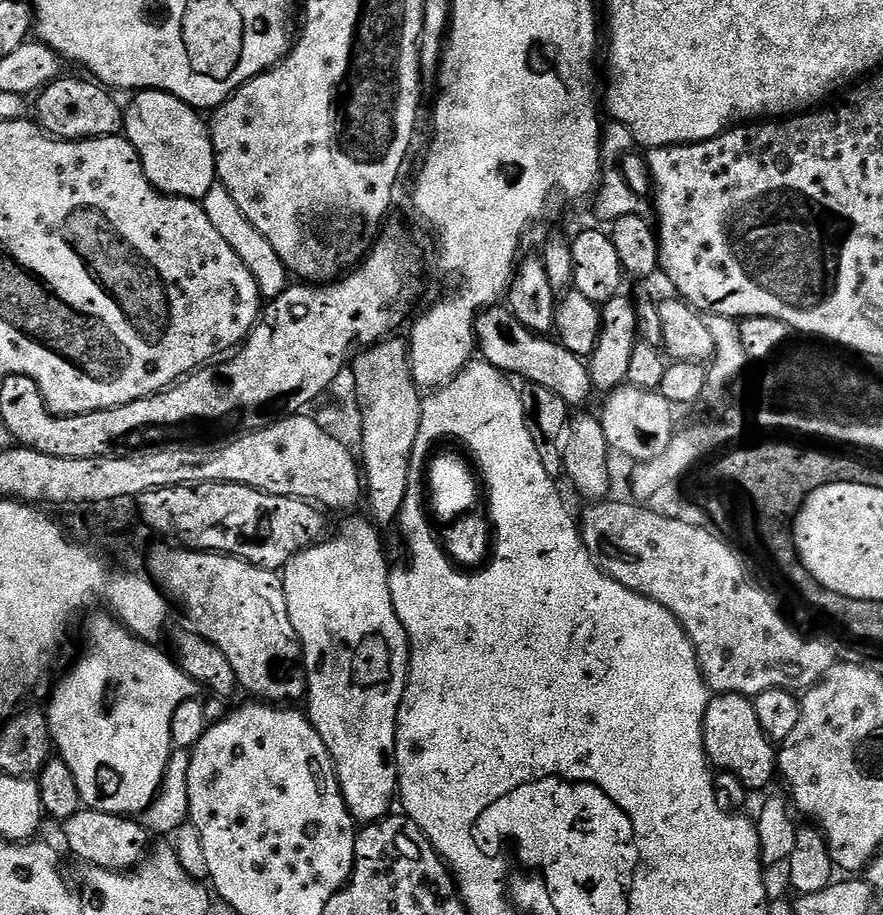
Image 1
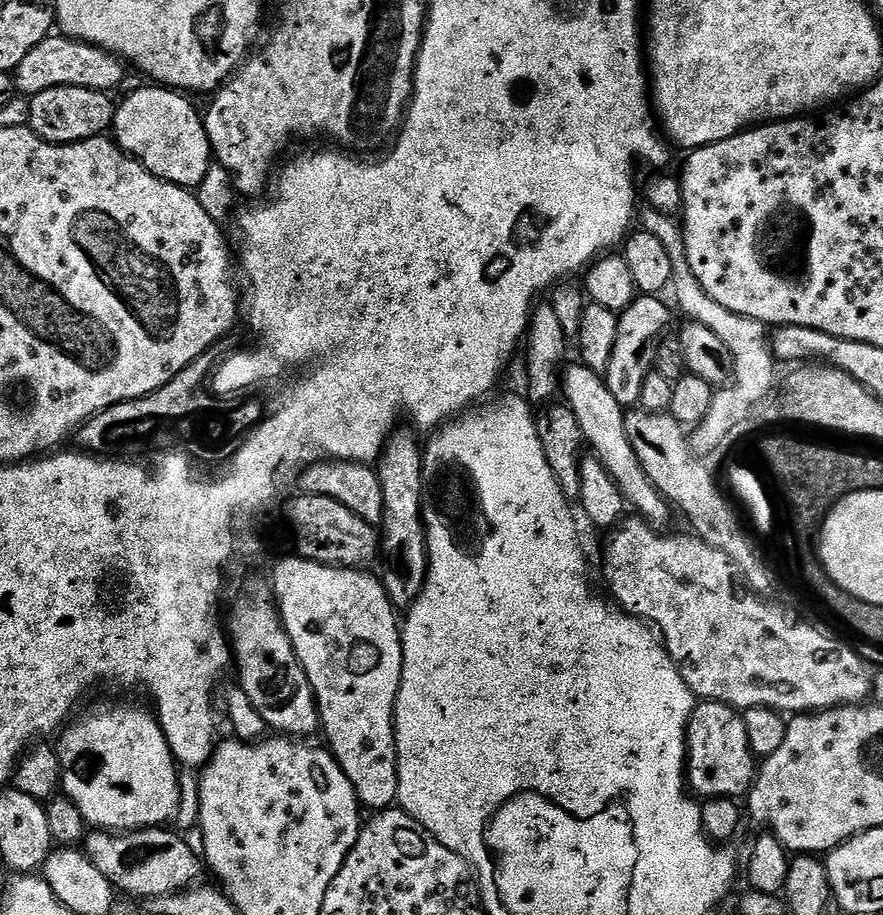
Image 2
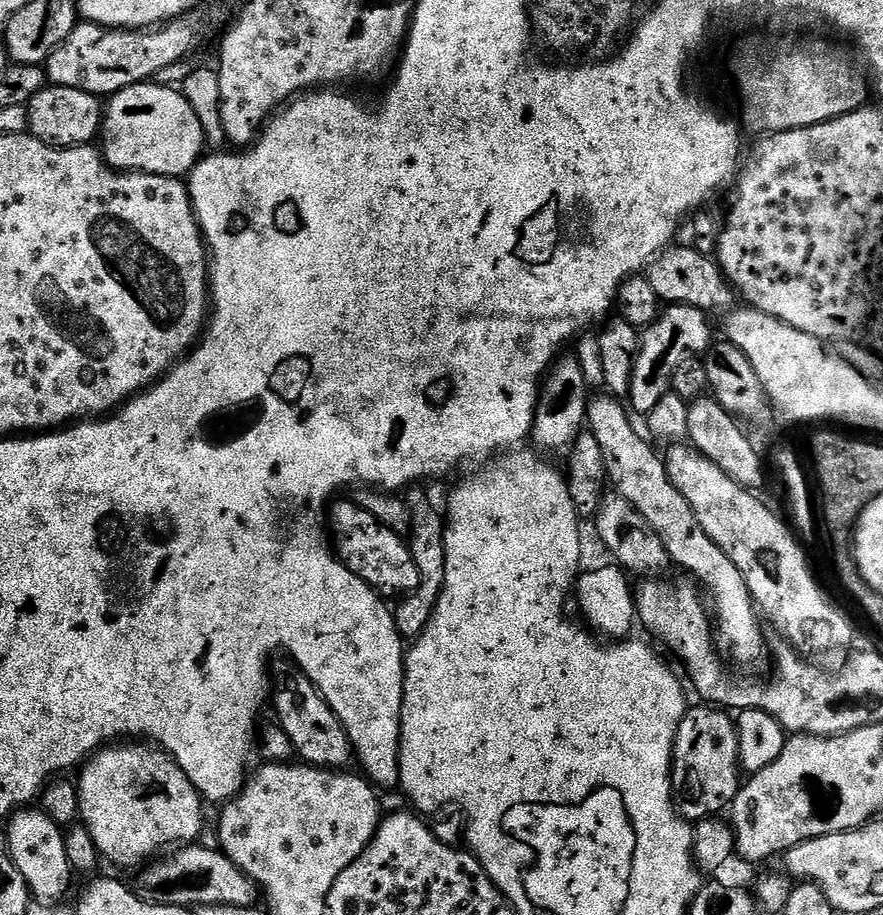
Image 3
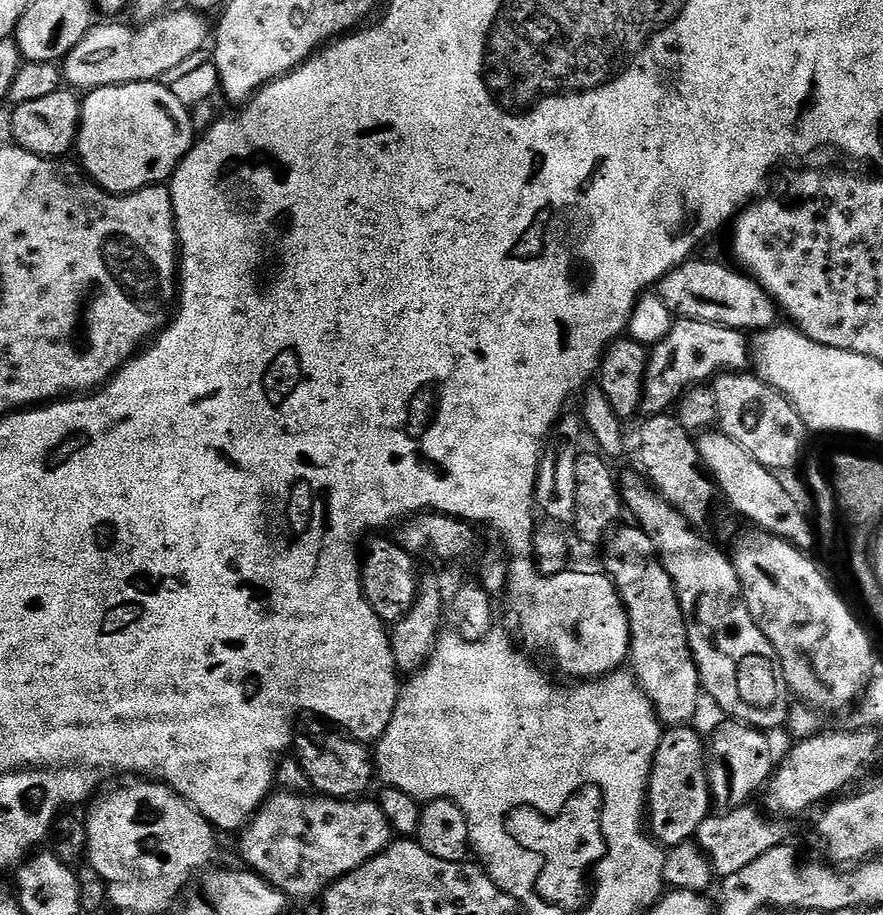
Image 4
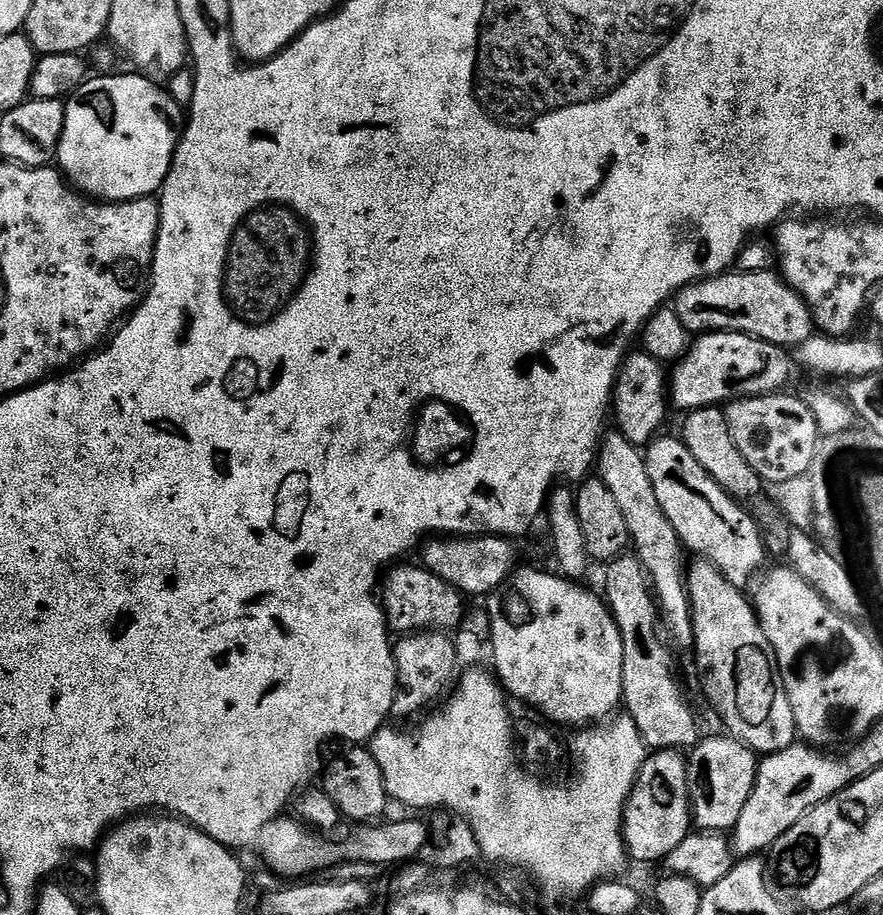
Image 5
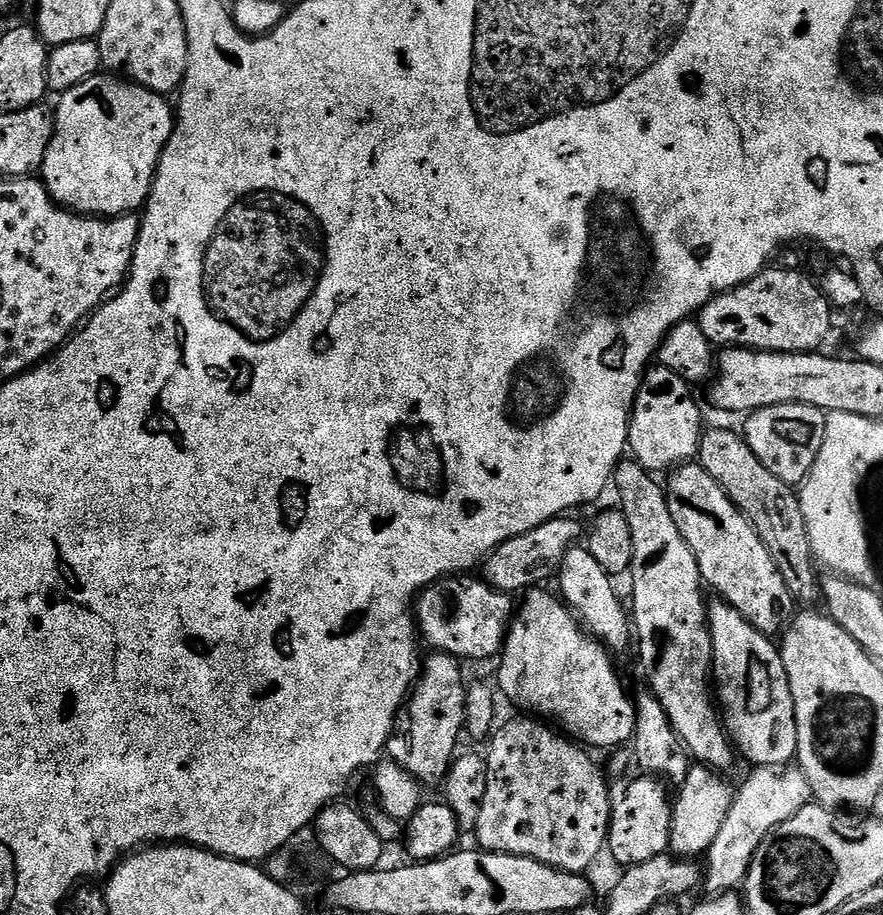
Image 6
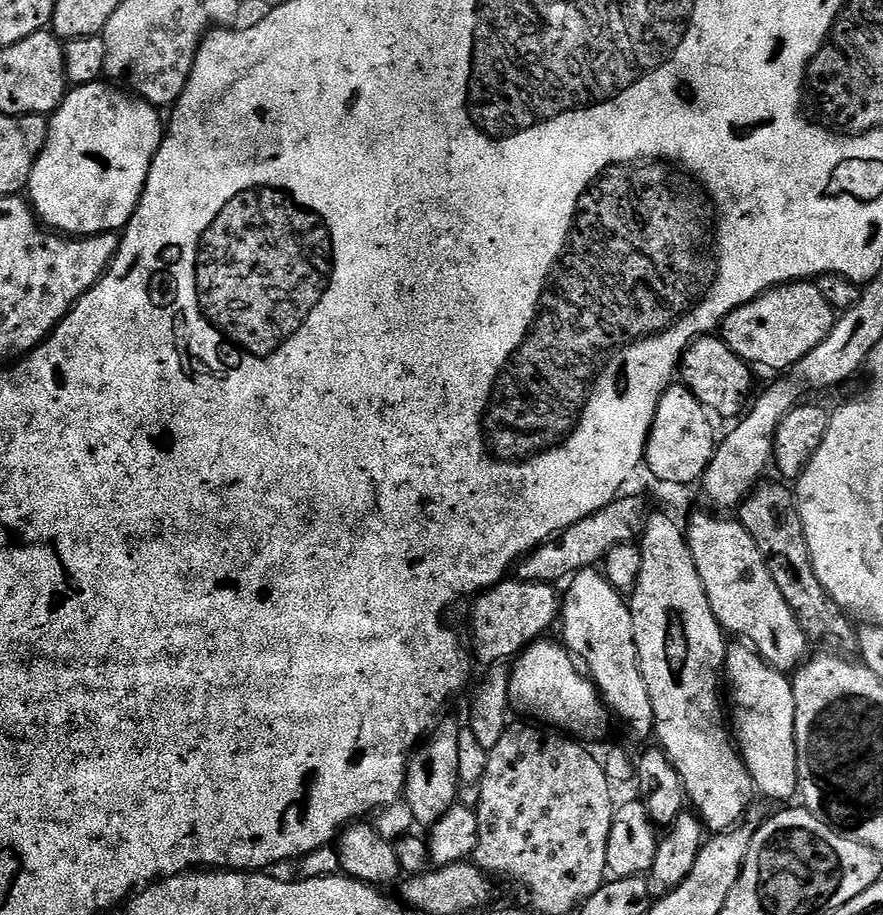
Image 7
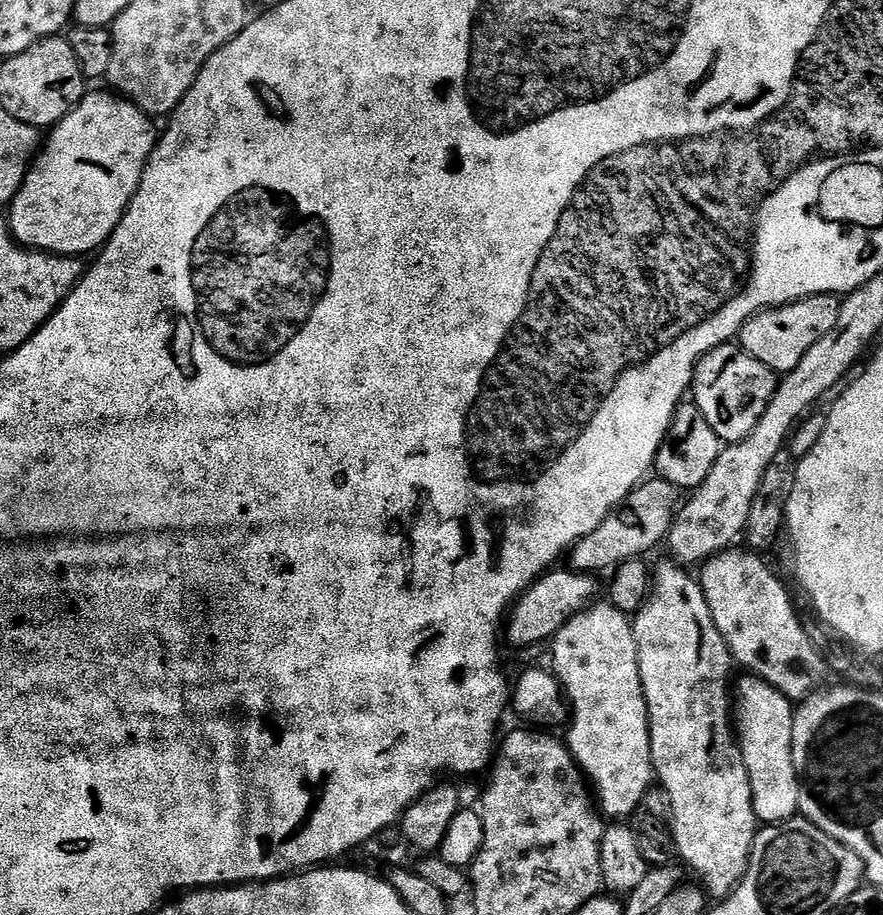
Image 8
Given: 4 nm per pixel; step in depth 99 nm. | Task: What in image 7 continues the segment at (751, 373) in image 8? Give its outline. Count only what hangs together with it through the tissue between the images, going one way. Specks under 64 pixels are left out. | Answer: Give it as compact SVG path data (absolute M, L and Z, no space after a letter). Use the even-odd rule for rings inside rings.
M719 335L700 336L689 344L680 357L679 379L702 402L709 413L720 416L736 416L749 407L752 392L753 369ZM752 392L752 393L751 393ZM748 395L749 400L748 400ZM717 412L717 413L716 413Z

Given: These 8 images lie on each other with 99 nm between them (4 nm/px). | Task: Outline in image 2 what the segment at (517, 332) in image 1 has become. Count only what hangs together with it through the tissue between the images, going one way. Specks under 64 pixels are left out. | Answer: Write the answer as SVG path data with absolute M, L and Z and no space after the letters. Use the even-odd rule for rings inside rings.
M576 362L572 369L565 371L562 376L562 396L566 401L566 407L572 411L574 418L578 418L578 426L582 430L587 447L606 466L606 470L612 475L612 480L620 488L629 505L637 508L639 515L653 526L664 526L668 520L670 505L661 492L650 482L646 470L642 470L642 462L638 462L638 454L634 454L634 448L630 446L630 440L626 438L624 417L626 410L610 394L603 375L590 370L583 362Z

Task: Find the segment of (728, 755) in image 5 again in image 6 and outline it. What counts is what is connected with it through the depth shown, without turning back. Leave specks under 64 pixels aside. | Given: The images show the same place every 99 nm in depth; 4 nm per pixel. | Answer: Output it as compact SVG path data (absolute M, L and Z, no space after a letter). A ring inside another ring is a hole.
M707 766L689 767L686 782L679 785L674 796L672 809L672 829L668 843L671 855L677 858L692 858L700 852L707 853L708 848L722 831L722 822L726 822L726 814L730 814L730 806L734 795L733 785L723 780L719 771Z

